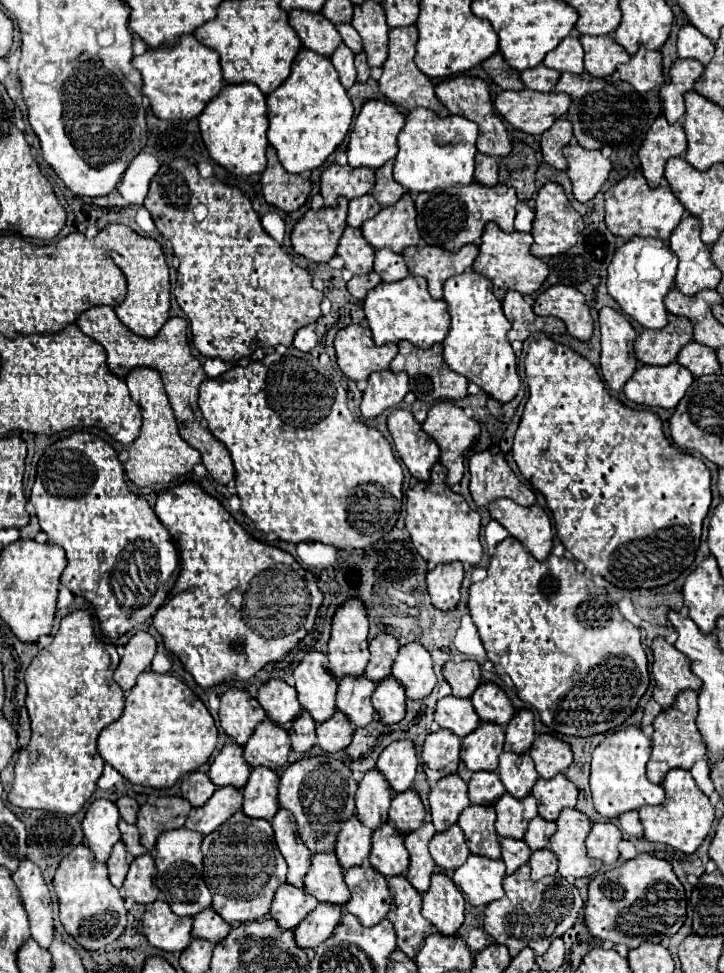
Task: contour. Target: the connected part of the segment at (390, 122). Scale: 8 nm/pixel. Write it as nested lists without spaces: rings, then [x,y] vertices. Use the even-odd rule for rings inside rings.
[[[368,100],[360,114],[354,120],[354,128],[350,132],[350,140],[348,140],[348,164],[358,168],[358,166],[368,166],[368,168],[380,168],[384,162],[388,162],[390,158],[396,156],[398,148],[396,148],[396,136],[404,126],[404,114],[390,102],[384,100]]]

